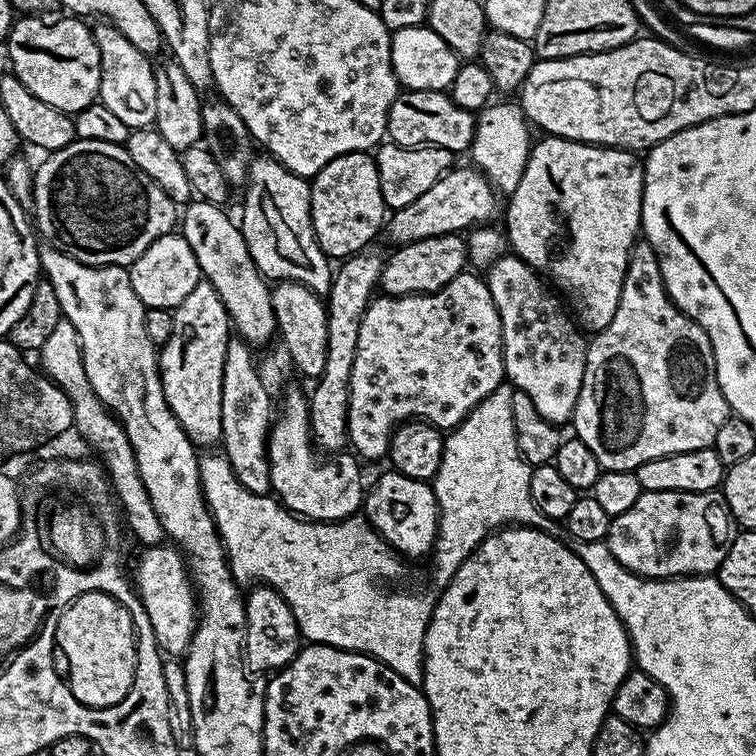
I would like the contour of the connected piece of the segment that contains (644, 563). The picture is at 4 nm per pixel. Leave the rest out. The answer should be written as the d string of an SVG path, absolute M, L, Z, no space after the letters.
M666 490L665 492L645 492L641 491L638 502L634 502L634 506L630 506L630 510L626 510L626 514L618 514L612 518L610 522L610 530L608 531L608 539L606 543L610 546L610 554L614 554L614 558L618 558L618 562L622 562L622 566L626 566L626 570L630 570L634 574L643 576L649 580L671 580L673 576L707 576L715 573L720 567L722 558L726 558L726 550L732 545L734 535L734 521L731 512L728 510L728 504L725 502L723 495L719 491L715 492L675 492L674 490Z

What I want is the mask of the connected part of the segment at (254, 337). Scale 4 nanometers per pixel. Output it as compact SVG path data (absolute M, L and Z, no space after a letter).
M199 198L193 199L183 209L178 228L186 242L190 242L194 258L198 258L201 277L209 280L214 290L218 290L218 298L222 298L226 306L235 335L252 346L264 343L267 345L277 335L270 284L260 275L256 263L250 258L250 250L246 246L239 223L235 219L231 220L224 211L221 205Z

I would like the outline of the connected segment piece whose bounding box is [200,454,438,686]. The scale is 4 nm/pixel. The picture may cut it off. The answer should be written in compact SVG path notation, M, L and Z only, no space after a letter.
M222 454L216 456L200 456L200 486L204 491L204 500L208 504L208 509L212 512L212 517L216 523L216 530L220 533L220 541L224 543L224 551L228 553L228 565L232 568L232 579L241 586L248 586L253 583L252 580L257 576L261 585L278 590L282 598L291 606L294 618L300 627L301 637L308 644L325 644L340 648L344 652L364 652L367 656L374 657L375 660L381 660L394 674L402 674L406 682L420 686L424 683L424 639L428 623L432 617L432 612L436 609L437 593L432 592L391 592L388 589L388 580L396 580L404 572L405 561L401 559L395 548L381 538L377 532L373 532L372 525L364 519L363 515L348 516L345 520L305 520L304 517L296 515L295 512L289 512L279 500L271 495L259 496L242 486L238 478L232 473L232 467L228 459Z

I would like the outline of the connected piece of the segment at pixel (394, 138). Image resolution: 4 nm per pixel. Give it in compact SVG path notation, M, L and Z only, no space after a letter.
M400 90L388 111L387 139L398 146L407 148L445 148L453 154L467 153L476 133L476 116L462 110L452 101L447 91Z

